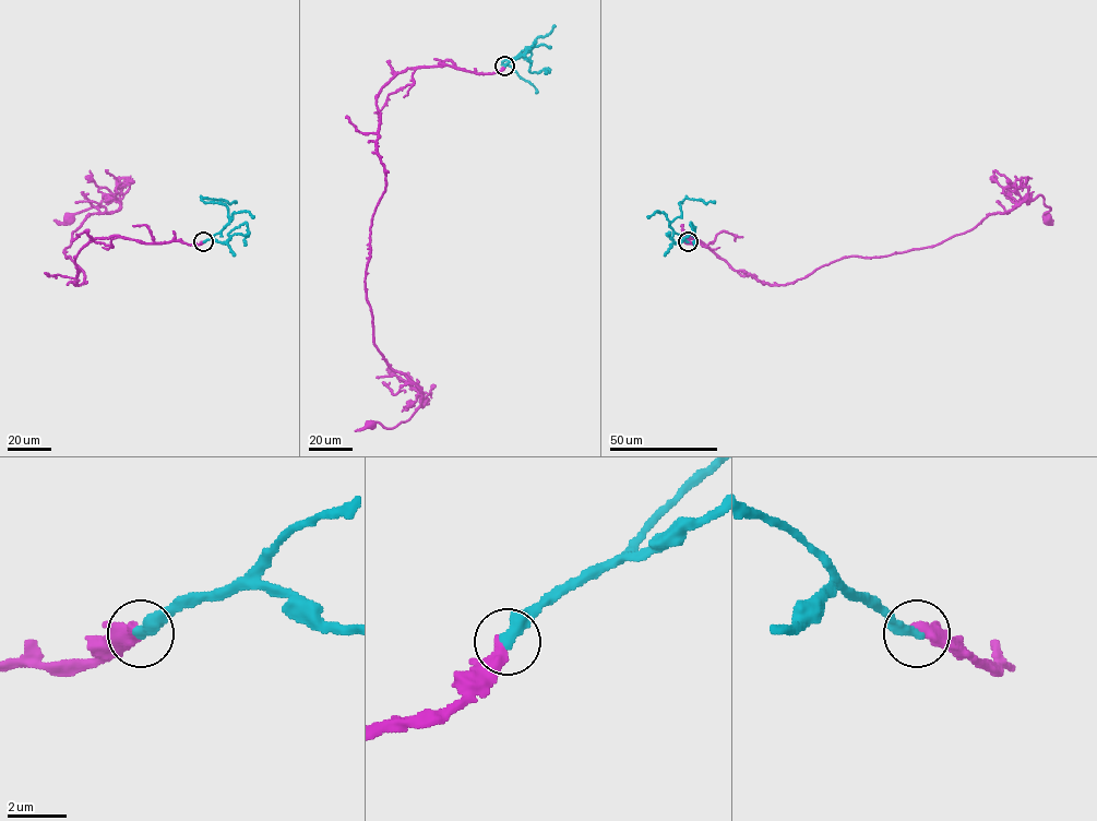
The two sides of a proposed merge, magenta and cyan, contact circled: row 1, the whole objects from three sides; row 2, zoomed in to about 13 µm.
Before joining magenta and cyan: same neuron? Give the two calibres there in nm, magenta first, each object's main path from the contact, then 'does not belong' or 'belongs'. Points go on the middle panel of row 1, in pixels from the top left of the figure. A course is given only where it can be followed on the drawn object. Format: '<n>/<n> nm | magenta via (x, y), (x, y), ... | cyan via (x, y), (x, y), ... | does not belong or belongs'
460/420 nm | magenta via (505, 66), (407, 68), (377, 98), (385, 188), (366, 299), (373, 344), (421, 405), (392, 428), (370, 424) | cyan via (505, 66), (529, 48), (529, 59), (513, 58), (502, 62), (527, 81), (537, 93) | belongs

